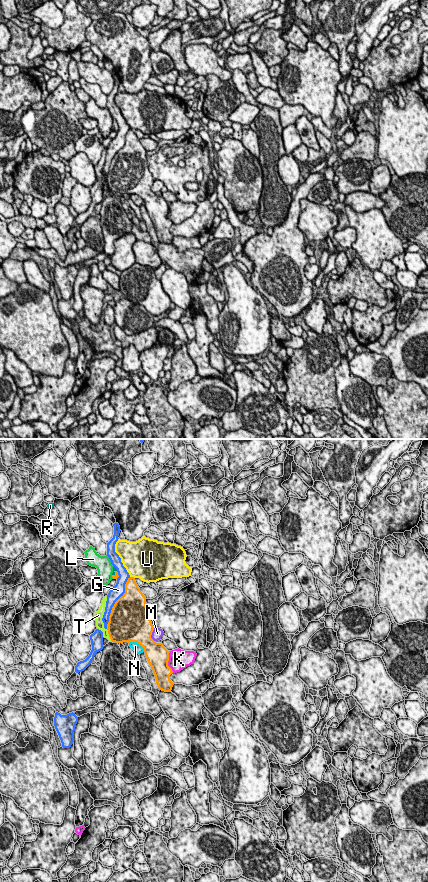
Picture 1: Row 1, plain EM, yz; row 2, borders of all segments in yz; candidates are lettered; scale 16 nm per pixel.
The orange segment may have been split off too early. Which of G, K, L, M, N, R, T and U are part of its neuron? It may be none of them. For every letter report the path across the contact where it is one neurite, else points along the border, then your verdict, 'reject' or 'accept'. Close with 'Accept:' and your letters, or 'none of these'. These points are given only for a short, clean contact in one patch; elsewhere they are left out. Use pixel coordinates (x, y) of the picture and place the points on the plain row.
G: reject
K: reject
L: reject
M: reject
N: reject
R: runs through yz (116, 127), (115, 125), (114, 121); accept
T: reject
U: border along yz (130, 128), (134, 130); reject
Accept: R

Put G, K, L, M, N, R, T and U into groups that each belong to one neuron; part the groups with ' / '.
G / K / L / M / N / R / T / U

